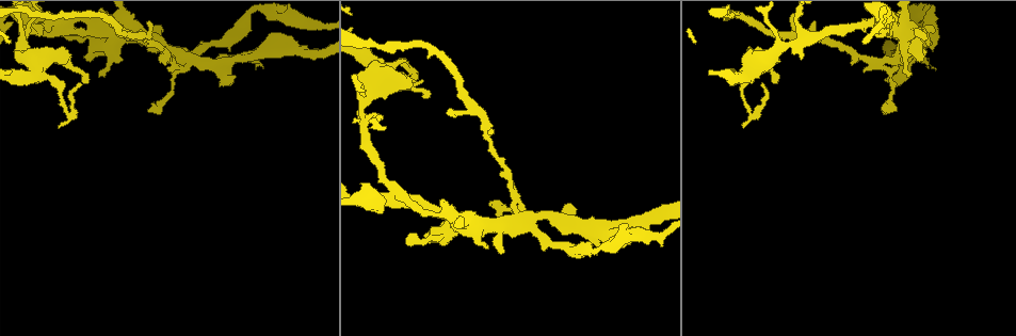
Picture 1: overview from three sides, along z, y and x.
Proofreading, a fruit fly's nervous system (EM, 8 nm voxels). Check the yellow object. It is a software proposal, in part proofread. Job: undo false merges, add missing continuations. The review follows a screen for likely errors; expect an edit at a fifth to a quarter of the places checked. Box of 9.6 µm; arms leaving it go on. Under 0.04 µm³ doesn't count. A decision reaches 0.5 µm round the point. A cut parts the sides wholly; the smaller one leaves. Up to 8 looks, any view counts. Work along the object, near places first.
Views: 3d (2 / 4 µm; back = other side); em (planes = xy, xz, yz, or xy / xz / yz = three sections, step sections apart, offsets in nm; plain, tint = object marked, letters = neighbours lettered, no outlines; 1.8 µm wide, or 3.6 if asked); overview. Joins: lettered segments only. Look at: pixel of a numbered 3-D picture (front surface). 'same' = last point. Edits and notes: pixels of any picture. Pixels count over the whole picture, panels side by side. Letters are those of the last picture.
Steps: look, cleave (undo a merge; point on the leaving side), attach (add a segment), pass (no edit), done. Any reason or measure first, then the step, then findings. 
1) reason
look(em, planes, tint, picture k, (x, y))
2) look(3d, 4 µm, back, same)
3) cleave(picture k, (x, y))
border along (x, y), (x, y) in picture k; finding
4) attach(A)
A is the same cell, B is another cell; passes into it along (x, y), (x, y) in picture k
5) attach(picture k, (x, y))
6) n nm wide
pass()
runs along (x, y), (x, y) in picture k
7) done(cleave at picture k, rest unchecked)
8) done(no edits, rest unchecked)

abrupt turn
look(em, xz, step 4, letters, picture 1, (524, 223))

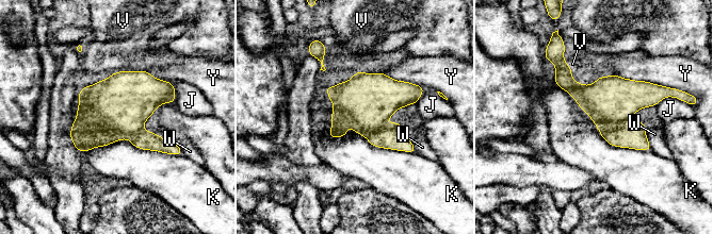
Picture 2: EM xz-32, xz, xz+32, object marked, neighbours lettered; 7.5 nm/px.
360 nm wide
cleave(picture 2, (631, 134))
J, K, V, W and Y are other cells; border along (629, 118), (613, 126), (597, 127) in picture 2; two neurons meet here

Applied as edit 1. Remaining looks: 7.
look(3d, 4 µm, back, picture 1, (54, 21))

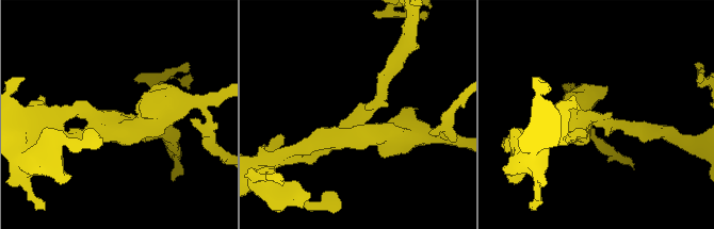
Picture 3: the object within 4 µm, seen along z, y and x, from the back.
4 arms; need the tissue
look(em, planes, letters, picture 3, (362, 117))

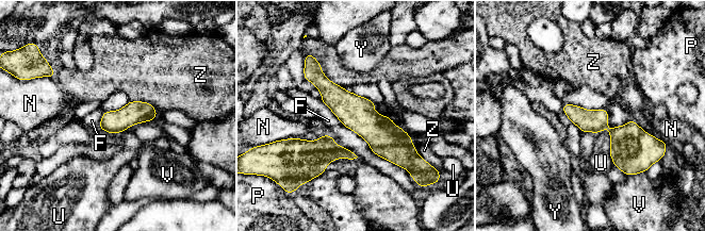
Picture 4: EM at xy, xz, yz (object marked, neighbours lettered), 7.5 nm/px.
180 nm wide
pass()
F, N, P, U, V, Y and Z are other cells; runs along (308, 78), (316, 78), (410, 152) in picture 4; continuous, no second neuron

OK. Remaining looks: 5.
done(cleave at picture 2, rest unchecked)

